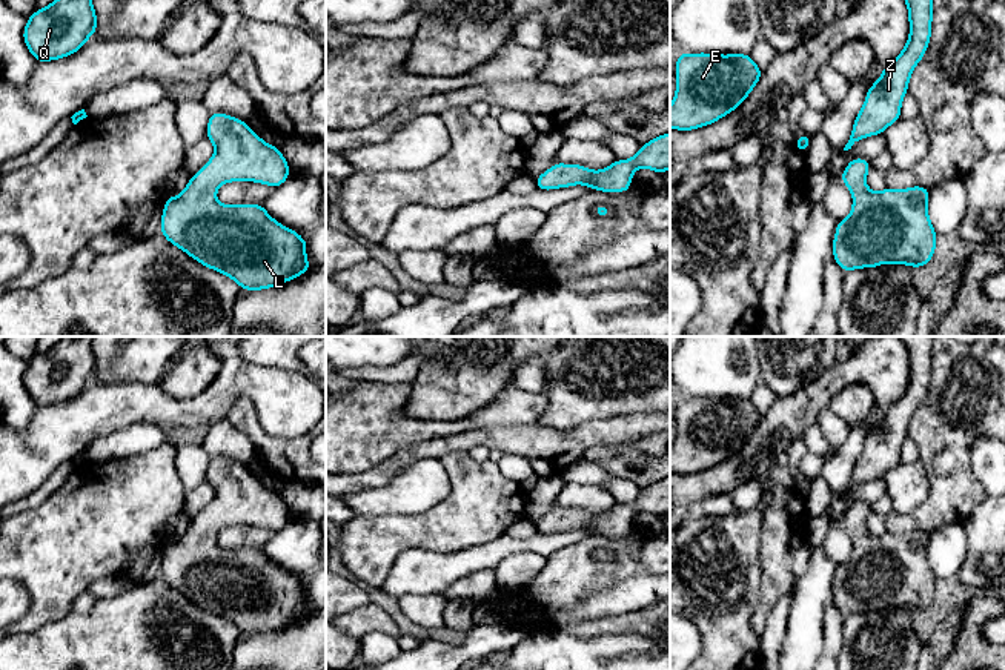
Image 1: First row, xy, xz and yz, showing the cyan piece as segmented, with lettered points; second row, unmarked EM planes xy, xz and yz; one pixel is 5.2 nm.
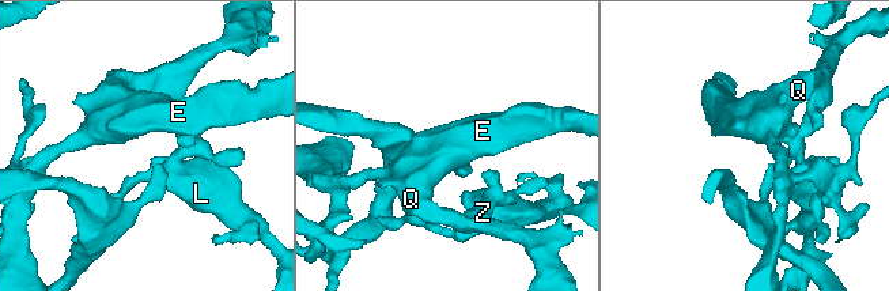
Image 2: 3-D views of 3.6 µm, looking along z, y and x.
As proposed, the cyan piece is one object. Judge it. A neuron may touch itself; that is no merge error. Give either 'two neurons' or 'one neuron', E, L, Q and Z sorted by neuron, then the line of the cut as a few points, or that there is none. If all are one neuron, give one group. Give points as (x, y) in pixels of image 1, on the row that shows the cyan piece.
one neuron; groups E L Q Z; cut none

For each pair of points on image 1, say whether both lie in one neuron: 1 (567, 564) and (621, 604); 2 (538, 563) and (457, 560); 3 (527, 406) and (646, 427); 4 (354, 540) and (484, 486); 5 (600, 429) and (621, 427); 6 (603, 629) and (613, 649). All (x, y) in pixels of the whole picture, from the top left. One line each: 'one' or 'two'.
1: two
2: two
3: two
4: one
5: one
6: two

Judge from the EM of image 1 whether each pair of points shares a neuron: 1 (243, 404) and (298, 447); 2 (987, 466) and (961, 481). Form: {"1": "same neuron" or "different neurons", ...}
{"1": "same neuron", "2": "different neurons"}

